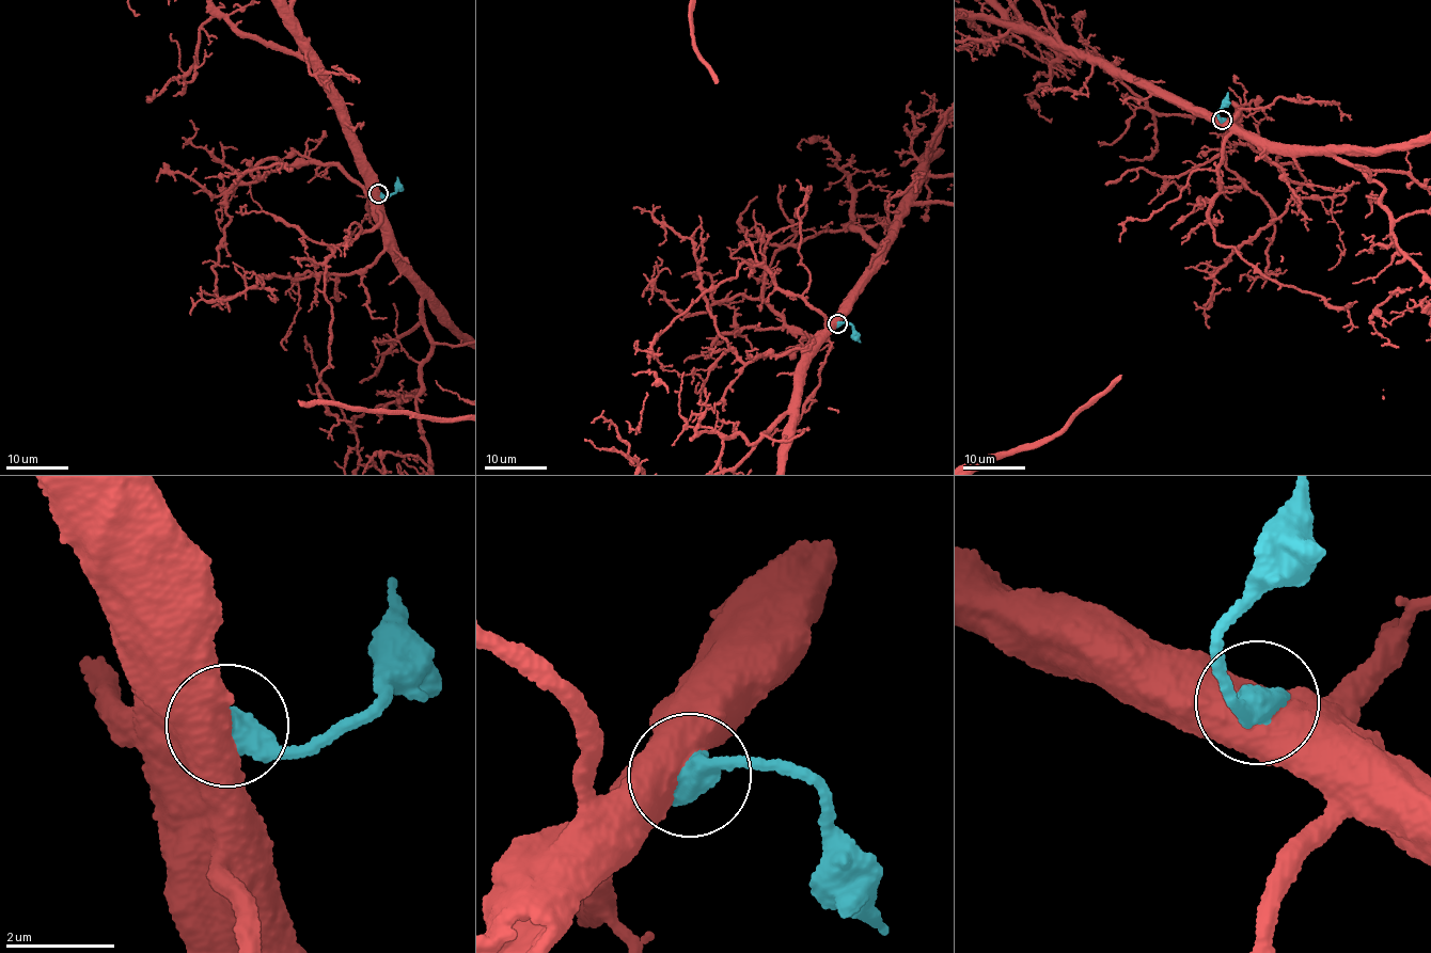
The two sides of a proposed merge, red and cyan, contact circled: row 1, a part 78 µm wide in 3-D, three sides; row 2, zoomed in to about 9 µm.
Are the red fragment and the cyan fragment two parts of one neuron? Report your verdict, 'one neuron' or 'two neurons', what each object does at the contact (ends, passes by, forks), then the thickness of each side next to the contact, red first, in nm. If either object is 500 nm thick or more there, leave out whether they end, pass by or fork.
two neurons; calibres 750 and 650 nm

